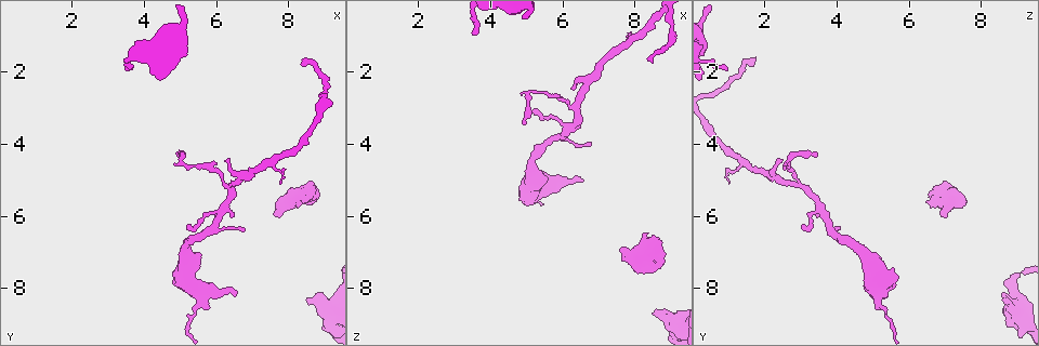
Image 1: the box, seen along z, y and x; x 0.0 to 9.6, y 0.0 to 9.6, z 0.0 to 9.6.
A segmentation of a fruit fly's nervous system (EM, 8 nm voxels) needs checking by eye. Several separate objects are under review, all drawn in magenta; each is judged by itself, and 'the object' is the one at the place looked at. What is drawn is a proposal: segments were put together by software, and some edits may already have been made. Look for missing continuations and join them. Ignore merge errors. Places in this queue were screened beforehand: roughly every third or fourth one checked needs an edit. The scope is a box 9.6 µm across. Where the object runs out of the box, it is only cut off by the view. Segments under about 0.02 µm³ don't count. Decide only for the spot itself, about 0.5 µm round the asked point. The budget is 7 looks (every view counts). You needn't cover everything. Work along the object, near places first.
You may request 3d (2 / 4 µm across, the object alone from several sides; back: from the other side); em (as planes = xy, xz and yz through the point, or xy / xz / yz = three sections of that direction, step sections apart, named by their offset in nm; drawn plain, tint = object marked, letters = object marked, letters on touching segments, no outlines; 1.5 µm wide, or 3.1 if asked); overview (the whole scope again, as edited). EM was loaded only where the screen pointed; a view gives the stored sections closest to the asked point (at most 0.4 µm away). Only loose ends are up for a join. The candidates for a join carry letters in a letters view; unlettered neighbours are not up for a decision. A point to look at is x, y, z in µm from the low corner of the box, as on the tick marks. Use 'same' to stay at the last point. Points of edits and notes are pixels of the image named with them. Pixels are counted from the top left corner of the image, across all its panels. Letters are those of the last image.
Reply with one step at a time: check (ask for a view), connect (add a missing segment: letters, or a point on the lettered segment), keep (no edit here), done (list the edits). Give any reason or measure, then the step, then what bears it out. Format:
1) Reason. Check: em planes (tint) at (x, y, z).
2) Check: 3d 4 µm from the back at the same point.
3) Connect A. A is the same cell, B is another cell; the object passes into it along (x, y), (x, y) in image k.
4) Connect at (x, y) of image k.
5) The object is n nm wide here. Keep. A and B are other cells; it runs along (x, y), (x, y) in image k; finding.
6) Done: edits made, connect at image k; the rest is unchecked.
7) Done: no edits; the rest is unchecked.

Free end. Check: 3d 4 µm at (3.55, 1.90, 1.00).

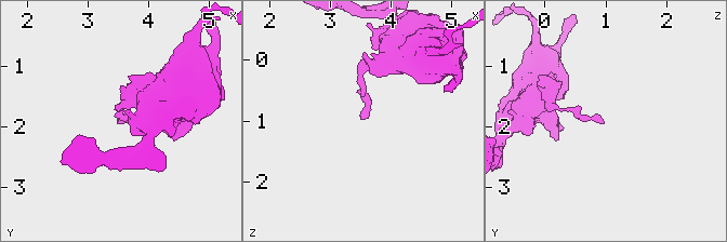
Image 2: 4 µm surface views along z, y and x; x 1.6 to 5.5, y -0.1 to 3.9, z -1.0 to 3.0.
Shape alone is not enough. Check: em xy step 4 (letters) at (3.55, 1.95, 1.00).

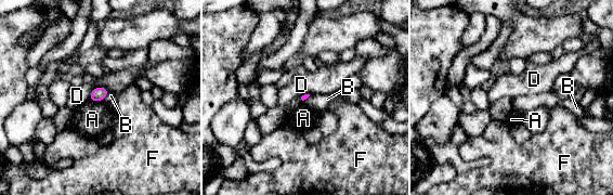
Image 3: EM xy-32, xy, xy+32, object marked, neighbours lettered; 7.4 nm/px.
Keep. A, B, D and F are other cells; a border runs along (109, 92), (100, 101) in image 3; none of them fits.

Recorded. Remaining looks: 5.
End of a long branch. Check: 3d 2 µm at (8.50, 1.55, 1.70).

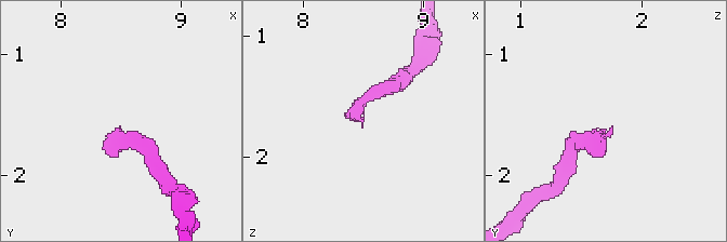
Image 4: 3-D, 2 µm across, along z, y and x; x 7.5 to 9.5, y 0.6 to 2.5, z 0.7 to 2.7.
Now the EM. Check: em planes (letters) at (8.48, 1.62, 1.74).

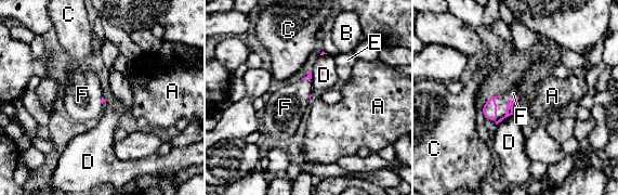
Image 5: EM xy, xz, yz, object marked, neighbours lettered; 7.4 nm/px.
Connect F. F is the same cell, A, B, C, D and E are other cells; it goes on there.

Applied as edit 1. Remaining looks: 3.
Done: edits made, connect at image 5; the rest is unchecked.

